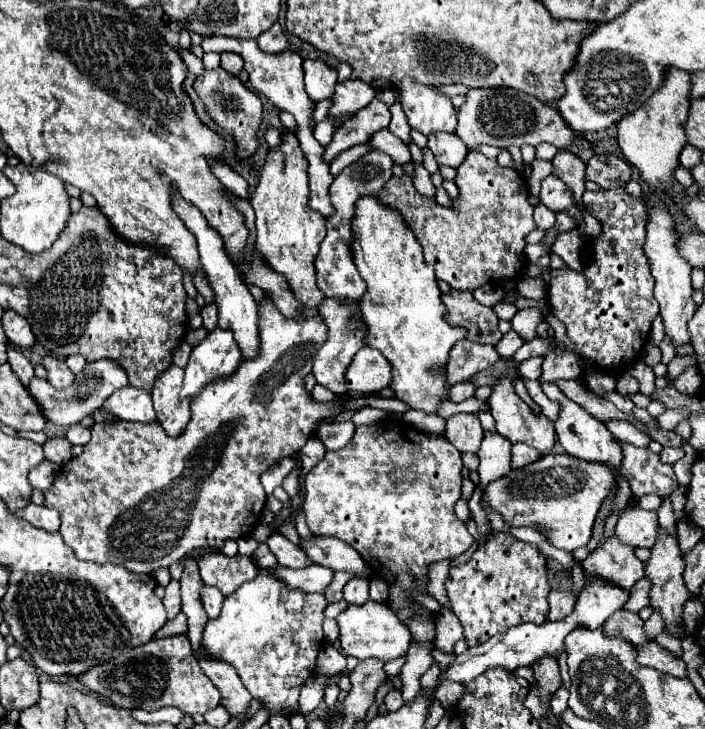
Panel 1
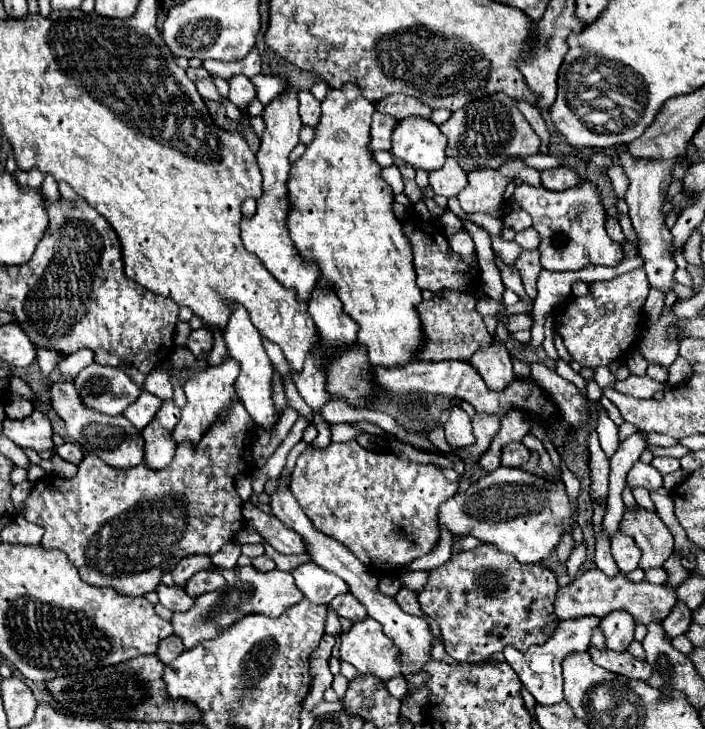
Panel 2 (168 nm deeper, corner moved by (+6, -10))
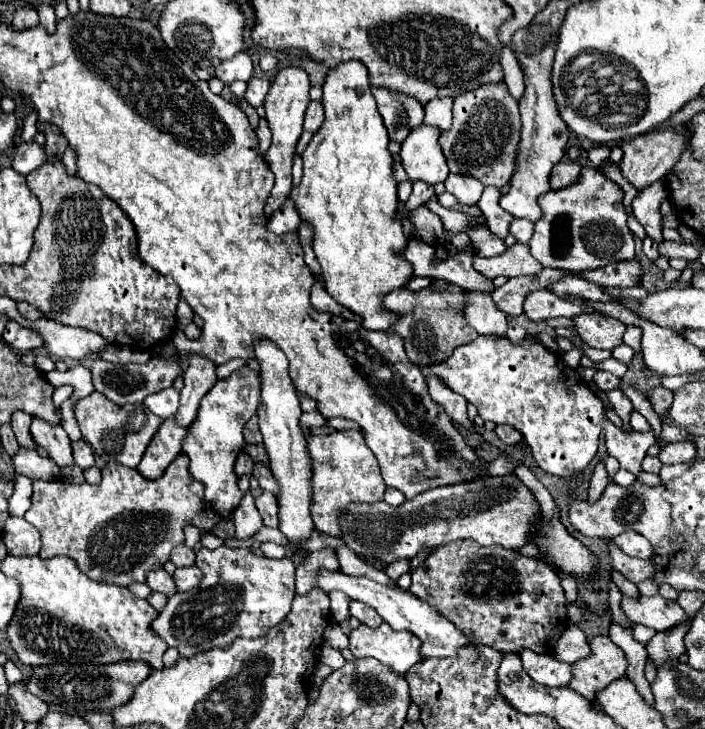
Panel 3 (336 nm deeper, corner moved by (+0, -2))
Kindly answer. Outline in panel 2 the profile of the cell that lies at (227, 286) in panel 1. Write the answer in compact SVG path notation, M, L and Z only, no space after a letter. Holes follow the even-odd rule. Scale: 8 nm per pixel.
M234 307L232 315L230 315L230 321L226 325L226 331L224 331L224 341L228 345L228 351L230 351L230 357L236 359L242 367L238 379L236 379L236 393L240 397L240 401L244 403L248 415L252 417L252 421L256 423L256 427L264 429L264 431L272 431L278 423L278 411L276 411L276 405L272 401L272 375L274 375L274 367L264 351L264 345L262 345L262 337L260 333L256 331L256 327L252 325L252 321L248 319L248 313L244 311L244 307Z

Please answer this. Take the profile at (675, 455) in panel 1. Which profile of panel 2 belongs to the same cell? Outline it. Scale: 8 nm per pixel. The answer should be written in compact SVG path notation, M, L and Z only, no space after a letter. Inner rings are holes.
M654 457L654 459L652 459L652 465L654 465L662 475L674 473L676 469L680 469L680 461L674 459L674 457Z

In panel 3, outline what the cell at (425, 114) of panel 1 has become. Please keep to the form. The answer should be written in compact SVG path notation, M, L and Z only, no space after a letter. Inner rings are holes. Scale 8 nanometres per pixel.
M420 125L410 131L402 143L402 167L410 181L426 181L430 185L448 177L446 157L438 143L440 129L432 125Z

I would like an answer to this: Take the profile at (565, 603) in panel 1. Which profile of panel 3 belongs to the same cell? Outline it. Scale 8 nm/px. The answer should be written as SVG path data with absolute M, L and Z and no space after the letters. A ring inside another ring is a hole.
M660 593L652 597L622 595L620 607L632 623L640 623L656 631L666 631L688 619L688 615L682 611L682 607L678 607L676 601L664 599Z

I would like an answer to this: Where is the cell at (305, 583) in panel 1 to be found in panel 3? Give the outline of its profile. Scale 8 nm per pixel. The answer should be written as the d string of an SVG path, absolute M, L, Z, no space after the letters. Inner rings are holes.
M222 545L214 551L200 549L196 553L196 565L204 573L202 583L196 589L170 597L168 605L152 623L152 629L170 647L176 647L180 657L190 657L210 647L230 647L238 635L264 635L266 629L280 623L292 607L296 587L294 563L288 557L268 559L250 549Z

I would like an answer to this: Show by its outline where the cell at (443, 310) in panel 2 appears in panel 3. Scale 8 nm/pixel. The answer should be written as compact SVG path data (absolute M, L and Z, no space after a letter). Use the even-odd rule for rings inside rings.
M432 281L422 291L392 291L386 297L386 307L402 315L402 323L396 323L392 331L396 331L404 339L404 349L410 361L414 361L418 367L440 363L448 359L458 345L472 343L478 337L478 333L466 323L464 305L466 291L446 281Z

